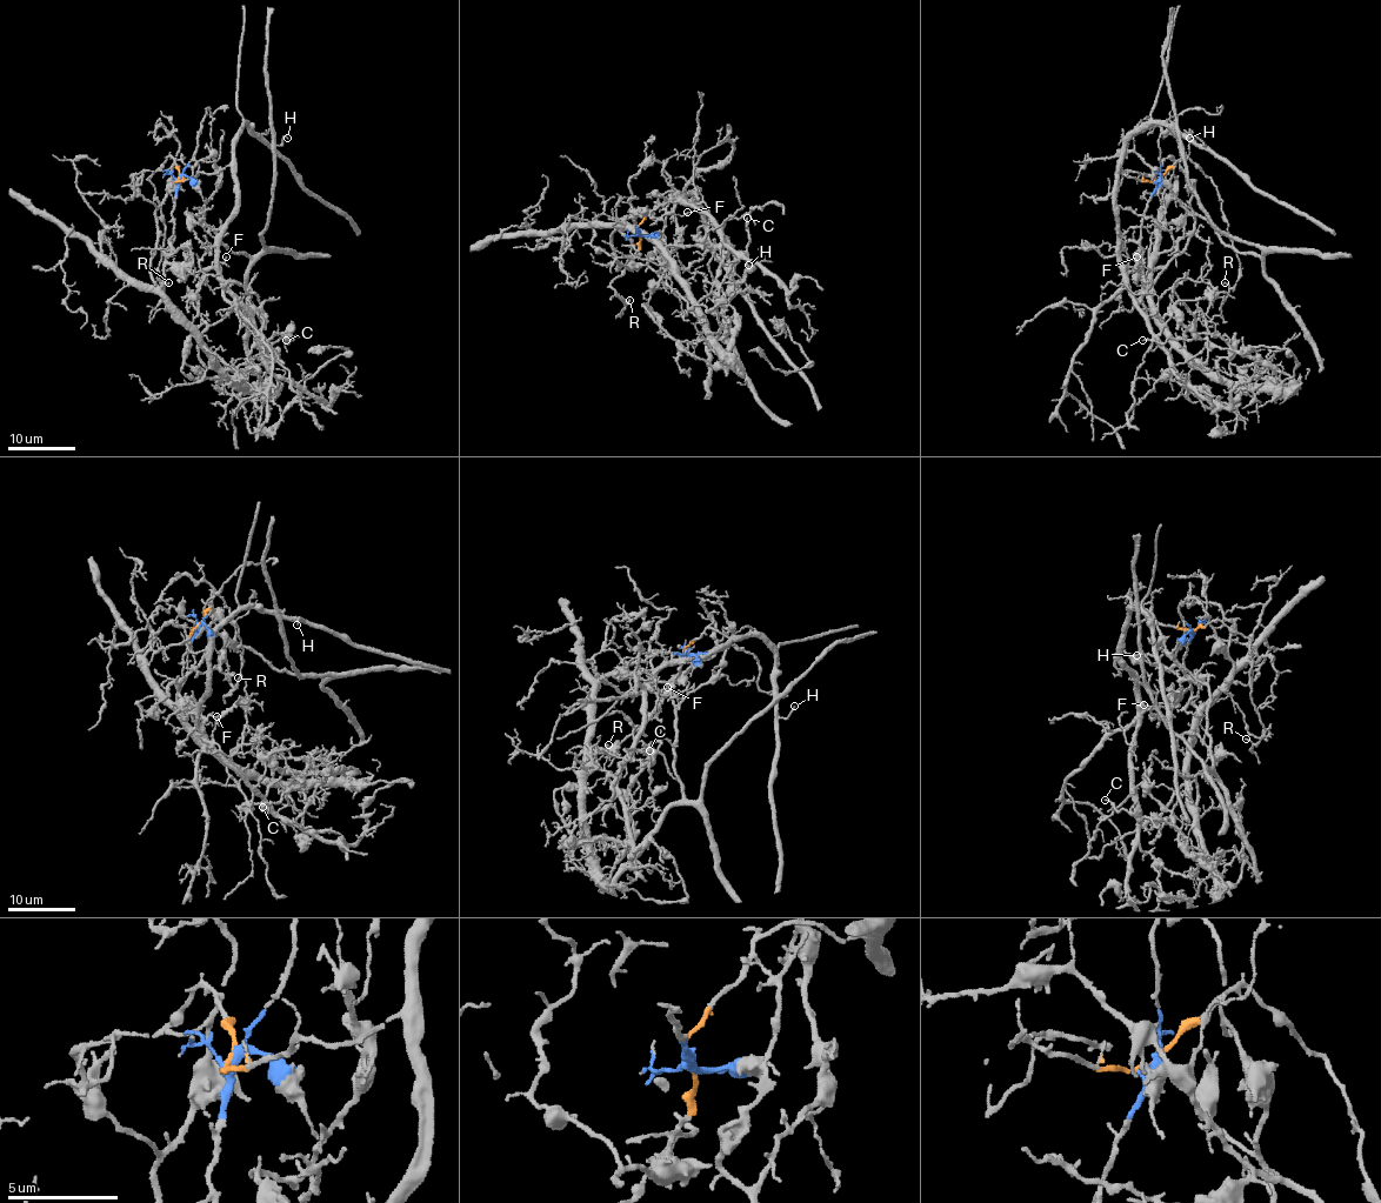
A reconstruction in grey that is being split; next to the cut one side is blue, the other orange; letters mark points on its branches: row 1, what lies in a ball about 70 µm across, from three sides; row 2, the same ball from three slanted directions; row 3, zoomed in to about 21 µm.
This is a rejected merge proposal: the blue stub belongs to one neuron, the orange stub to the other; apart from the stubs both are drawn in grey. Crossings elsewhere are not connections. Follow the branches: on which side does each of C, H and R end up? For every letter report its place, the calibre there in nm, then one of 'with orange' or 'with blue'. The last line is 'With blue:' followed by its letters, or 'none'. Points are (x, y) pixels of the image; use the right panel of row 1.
C: (1142, 340) | 140 nm | with blue
H: (1189, 138) | 110 nm | with orange
R: (1225, 282) | 140 nm | with orange
With blue: C

